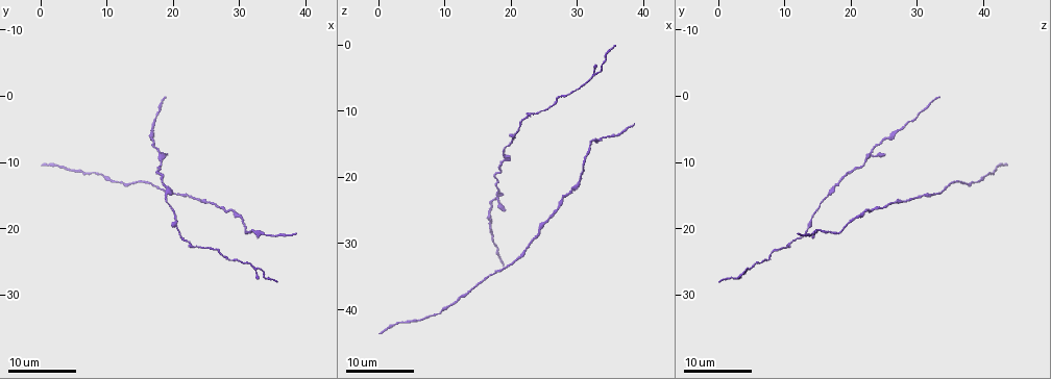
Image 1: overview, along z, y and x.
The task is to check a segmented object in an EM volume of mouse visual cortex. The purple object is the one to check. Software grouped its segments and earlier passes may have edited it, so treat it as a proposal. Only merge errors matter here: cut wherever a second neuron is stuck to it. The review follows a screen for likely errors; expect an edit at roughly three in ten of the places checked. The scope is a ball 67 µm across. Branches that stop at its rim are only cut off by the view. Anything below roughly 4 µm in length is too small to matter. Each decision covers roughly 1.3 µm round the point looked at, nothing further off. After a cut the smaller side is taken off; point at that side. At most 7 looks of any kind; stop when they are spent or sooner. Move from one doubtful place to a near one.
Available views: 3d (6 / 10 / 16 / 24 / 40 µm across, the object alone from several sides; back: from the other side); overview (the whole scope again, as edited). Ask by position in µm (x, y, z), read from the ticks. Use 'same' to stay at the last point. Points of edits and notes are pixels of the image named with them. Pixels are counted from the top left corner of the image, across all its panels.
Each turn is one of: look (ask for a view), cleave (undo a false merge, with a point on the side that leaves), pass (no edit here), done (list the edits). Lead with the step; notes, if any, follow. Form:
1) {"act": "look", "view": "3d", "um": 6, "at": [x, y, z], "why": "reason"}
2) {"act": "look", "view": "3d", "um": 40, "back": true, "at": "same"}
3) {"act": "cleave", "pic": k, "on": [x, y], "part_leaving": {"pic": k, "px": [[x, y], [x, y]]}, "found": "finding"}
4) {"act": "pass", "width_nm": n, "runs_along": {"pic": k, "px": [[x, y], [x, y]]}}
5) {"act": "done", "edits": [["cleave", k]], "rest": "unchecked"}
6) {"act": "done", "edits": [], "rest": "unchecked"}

{"act": "look", "view": "3d", "um": 16, "at": [26.5, 23.0, 9.0]}

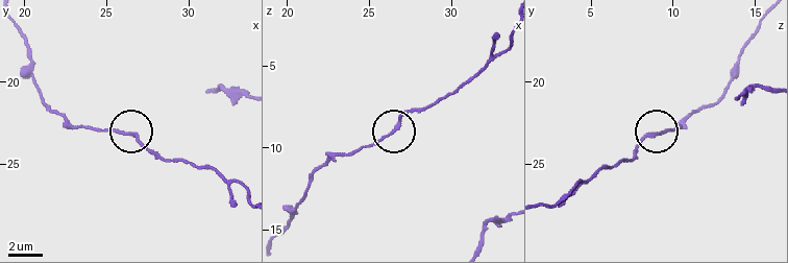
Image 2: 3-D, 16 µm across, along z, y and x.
{"act": "look", "view": "3d", "um": 10, "at": [26.4, 23.0, 9.2], "why": "closer look"}

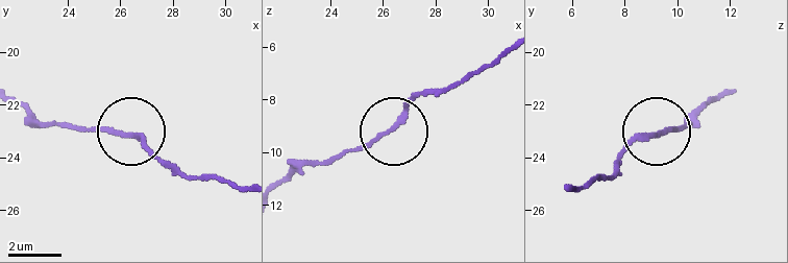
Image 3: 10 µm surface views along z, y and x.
{"act": "pass", "side_arm_um": 16, "found": "one neuron here"}

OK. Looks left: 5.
{"act": "look", "view": "3d", "um": 24, "at": [28.5, 17.5, 22.0], "why": "thick turns thin"}

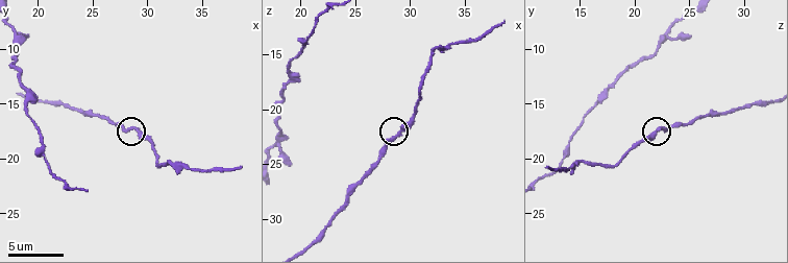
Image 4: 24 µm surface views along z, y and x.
{"act": "look", "view": "3d", "um": 6, "at": [28.8, 17.4, 22.4], "why": "closer look"}

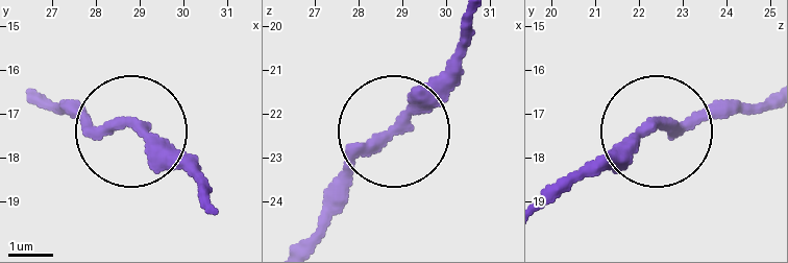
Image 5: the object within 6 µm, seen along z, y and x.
{"act": "pass", "runs_along": {"pic": 5, "px": [[549, 202], [650, 135], [737, 109]]}, "found": "continuous, no second neuron"}

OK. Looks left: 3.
{"act": "look", "view": "3d", "um": 16, "at": [17.0, 6.5, 25.5]}

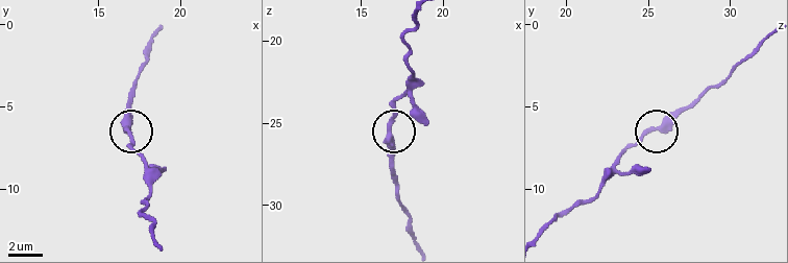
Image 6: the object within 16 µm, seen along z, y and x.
{"act": "look", "view": "3d", "um": 6, "at": [16.9, 6.4, 25.1]}

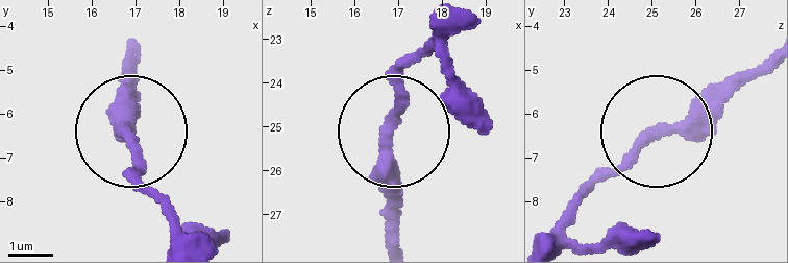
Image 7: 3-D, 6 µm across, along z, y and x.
{"act": "pass", "runs_along": {"pic": 7, "px": [[543, 232], [644, 142], [700, 127], [764, 75]]}, "found": "one neuron here"}

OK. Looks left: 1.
{"act": "done", "edits": [], "rest": "unchecked"}

